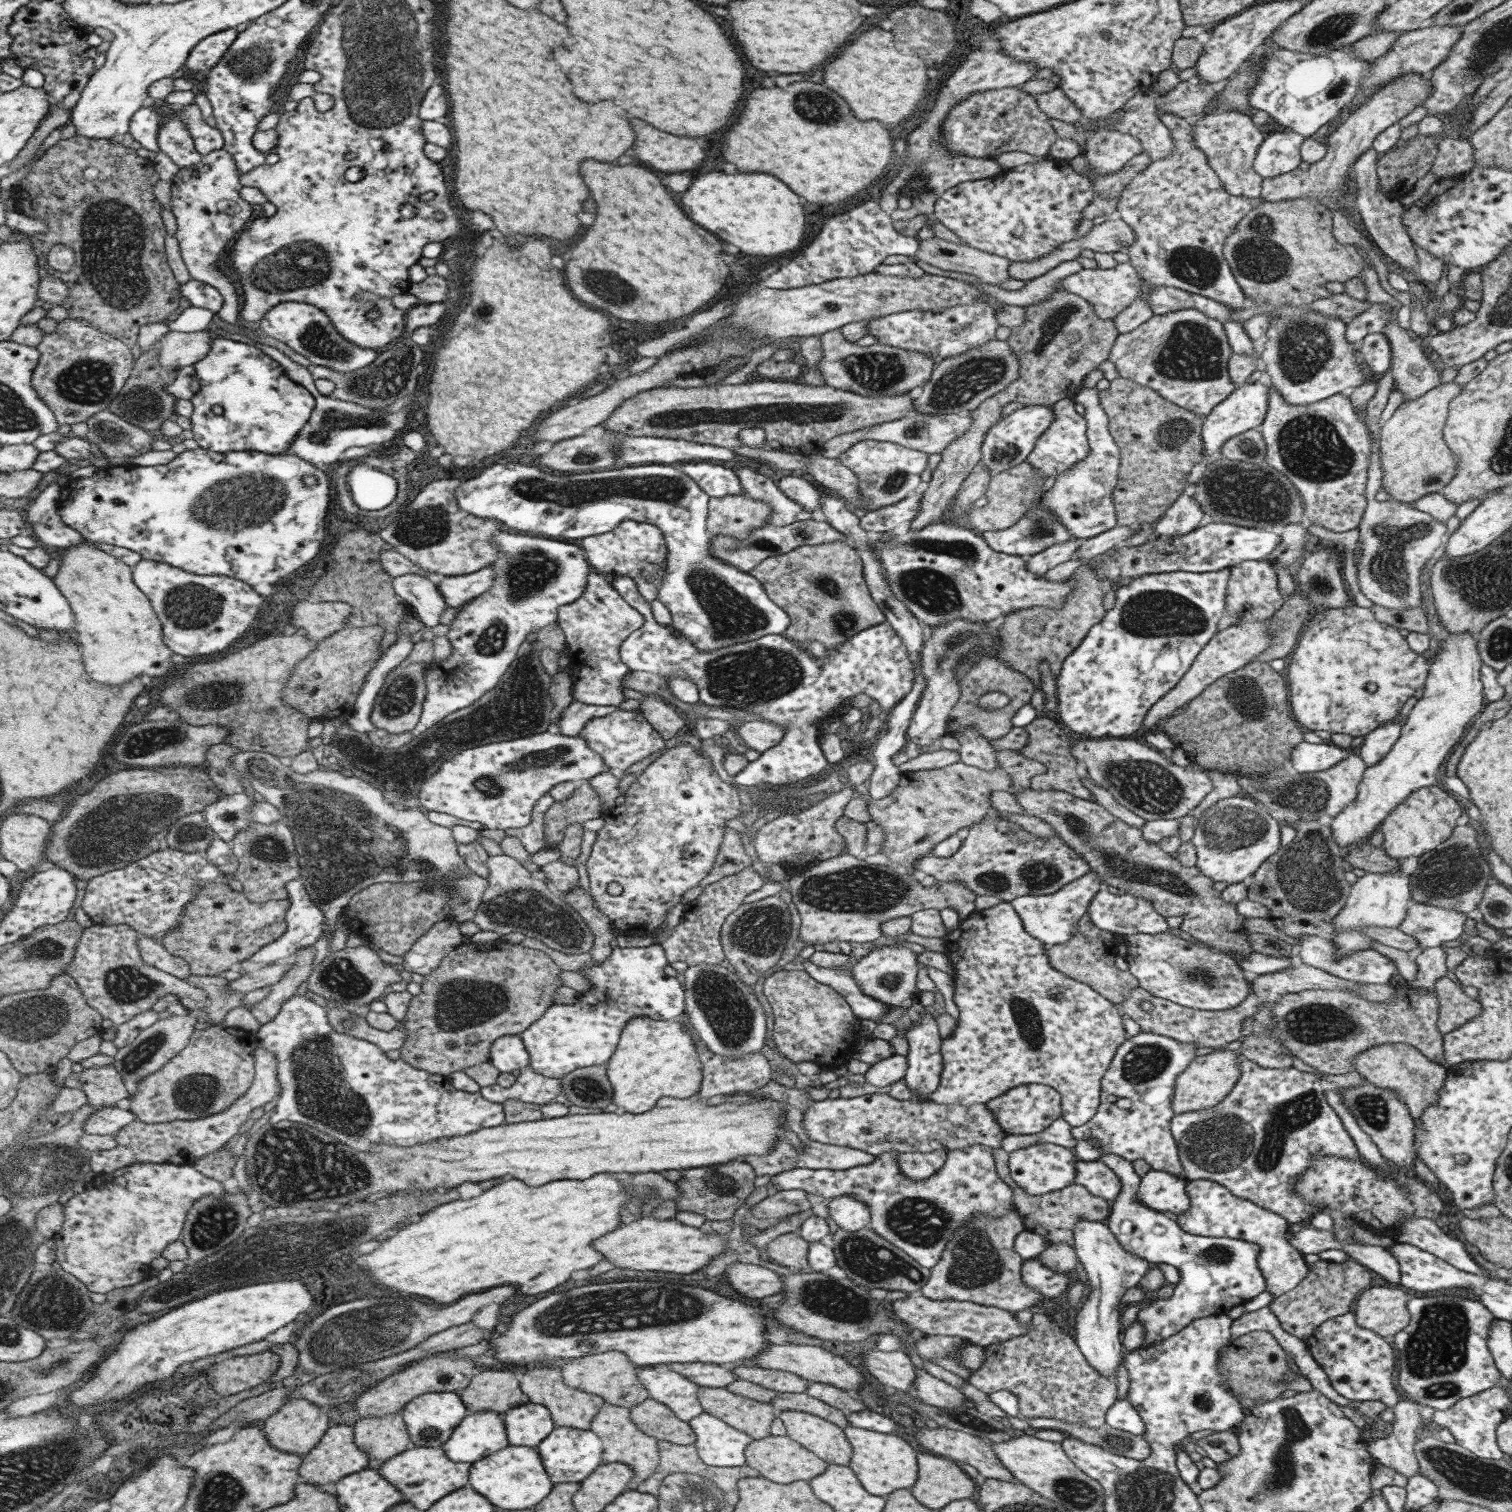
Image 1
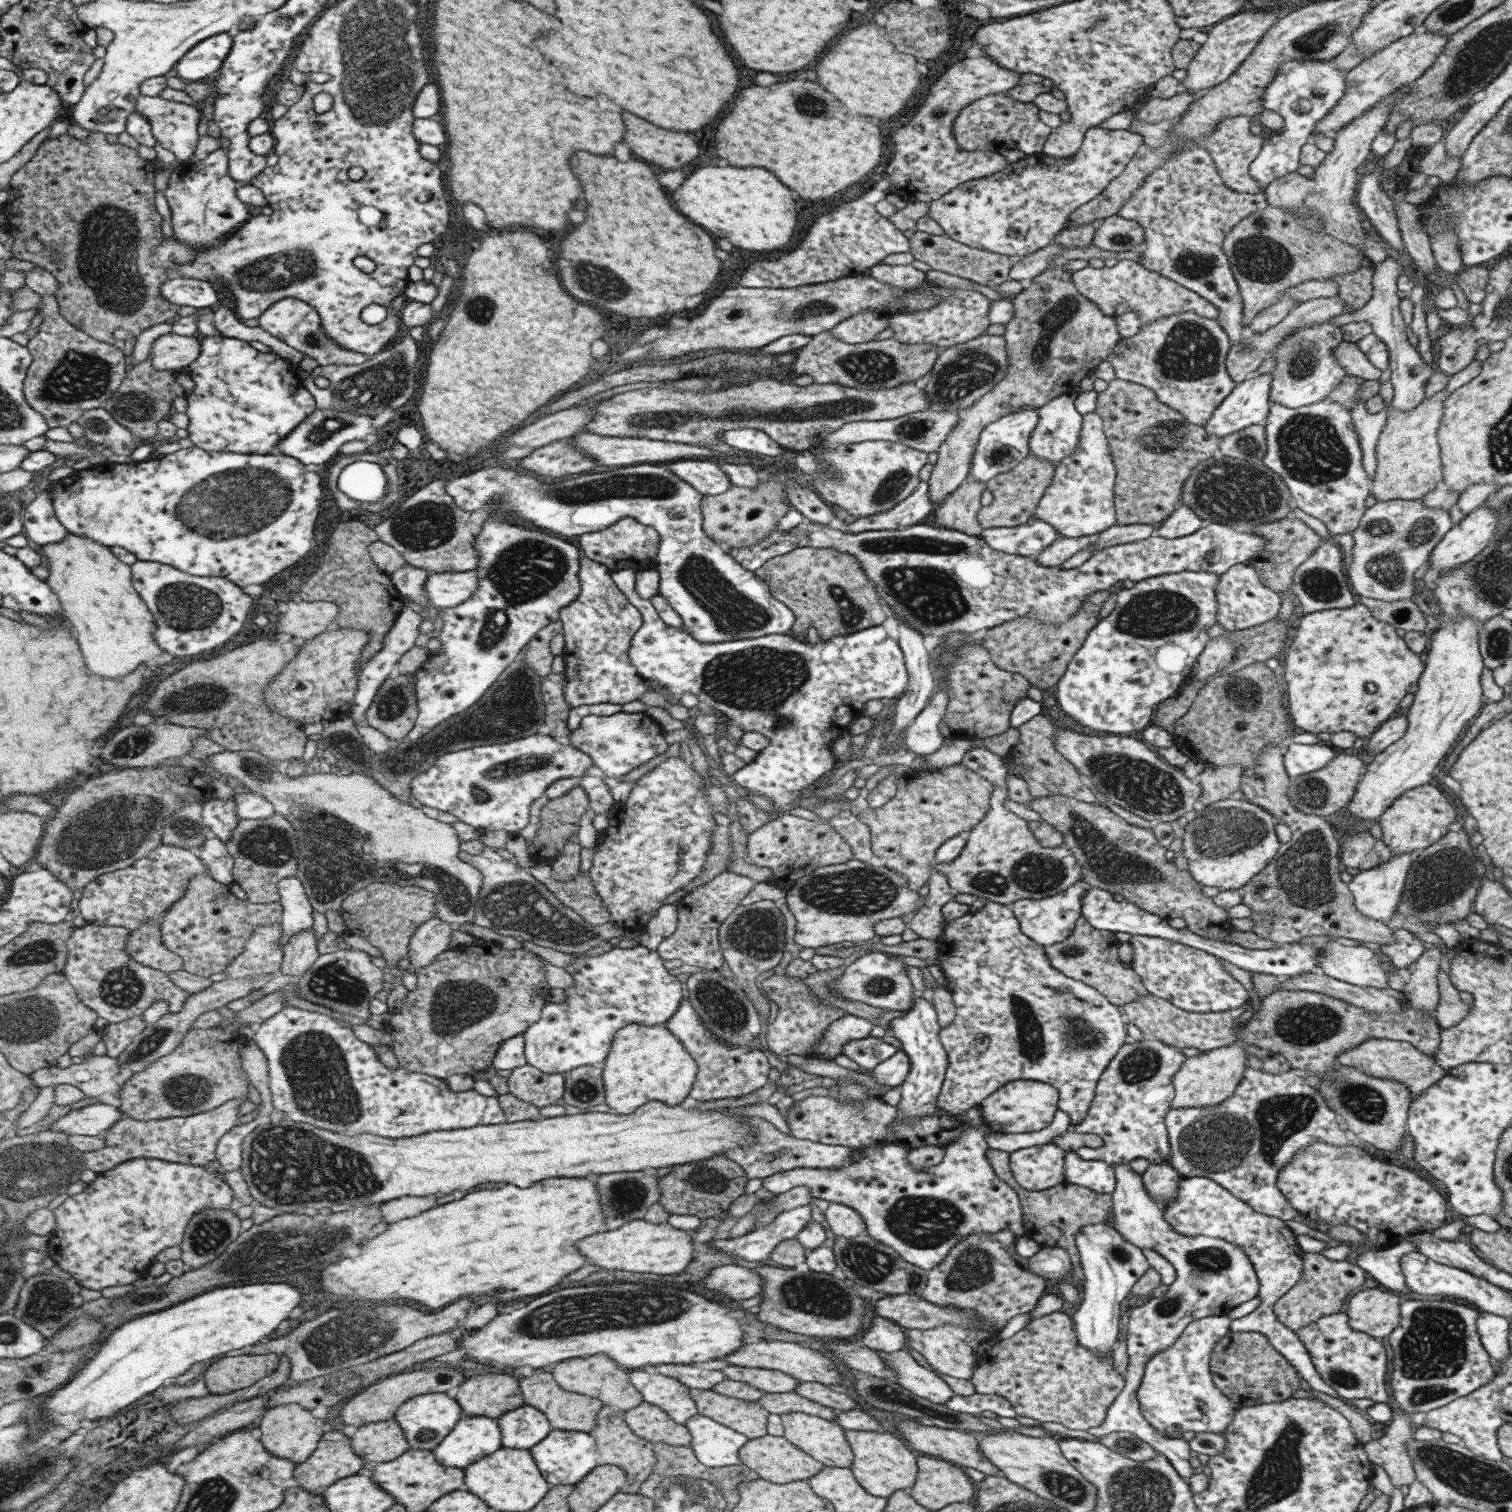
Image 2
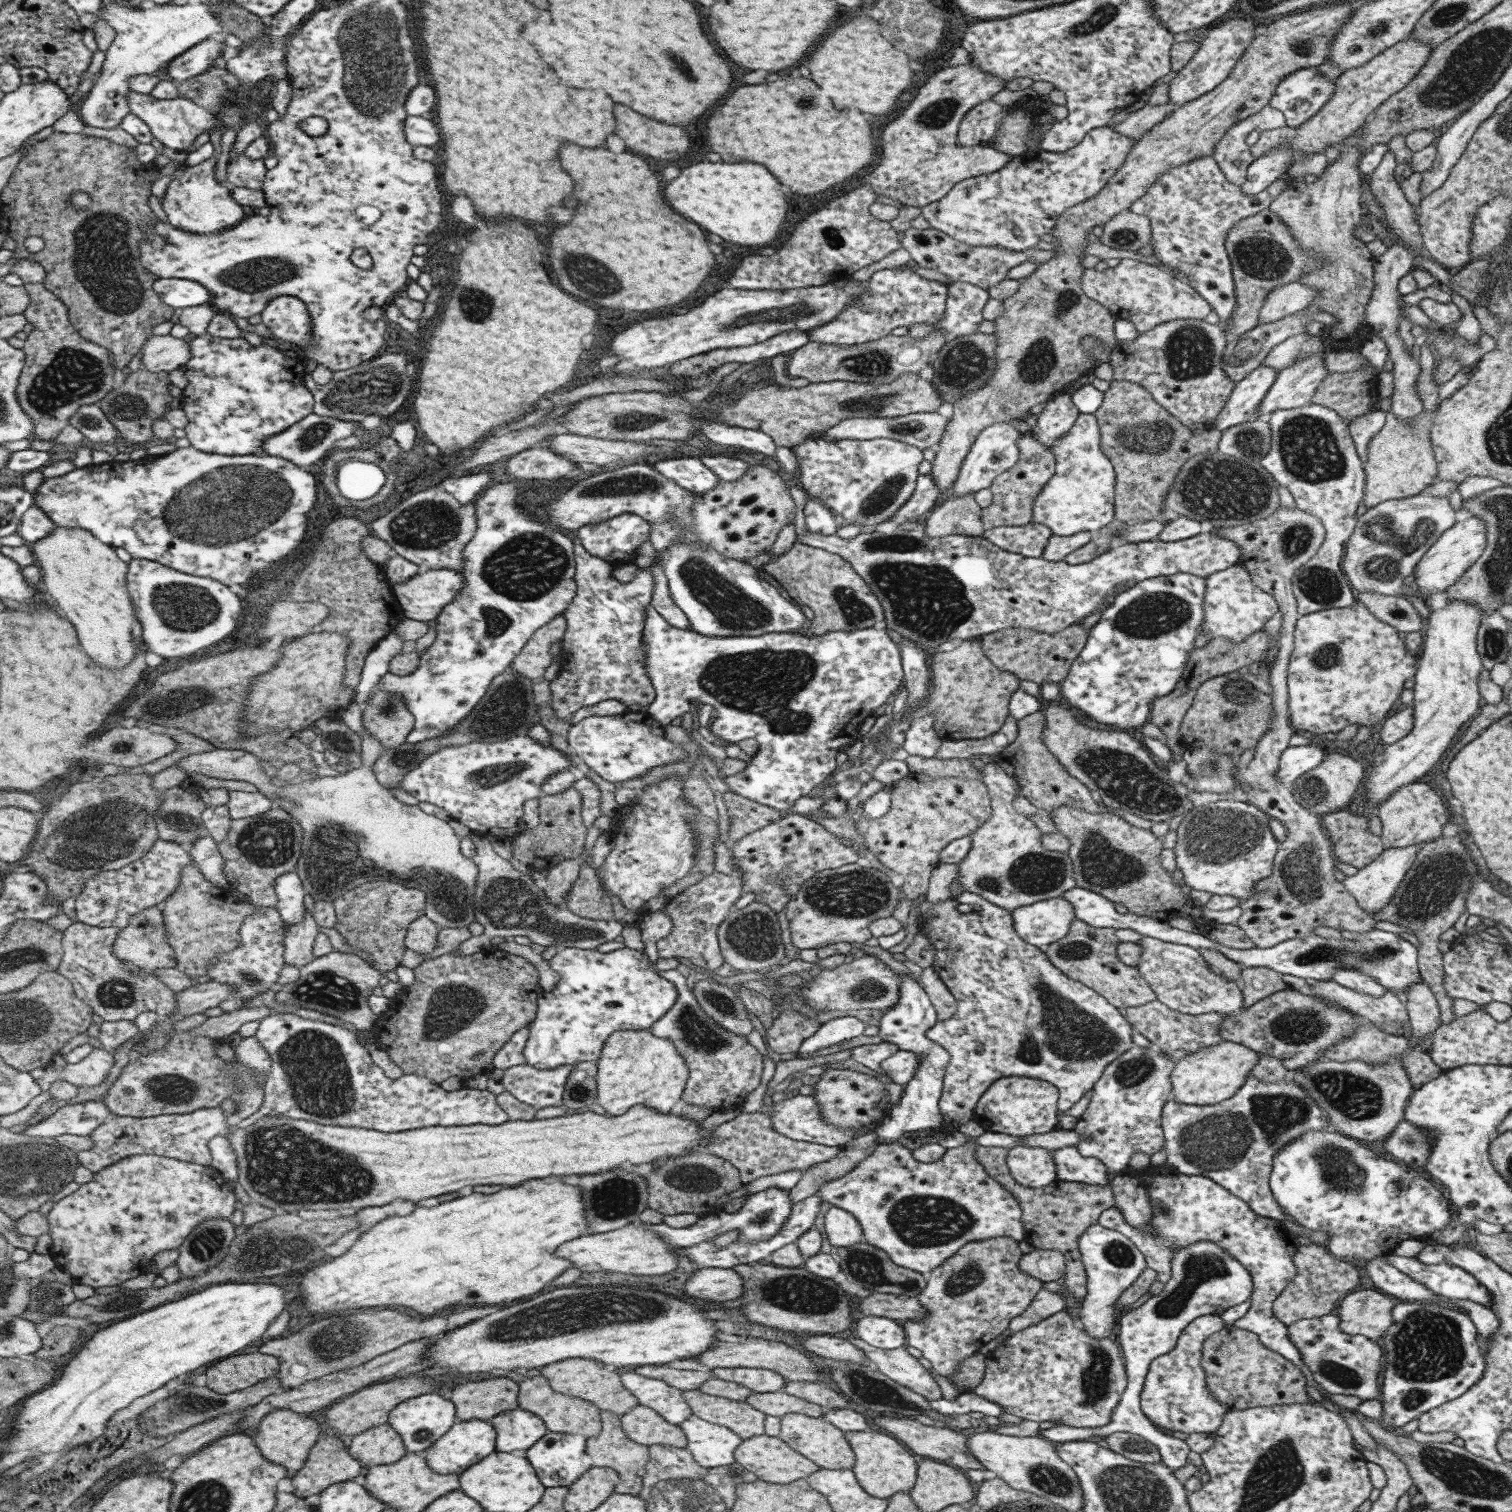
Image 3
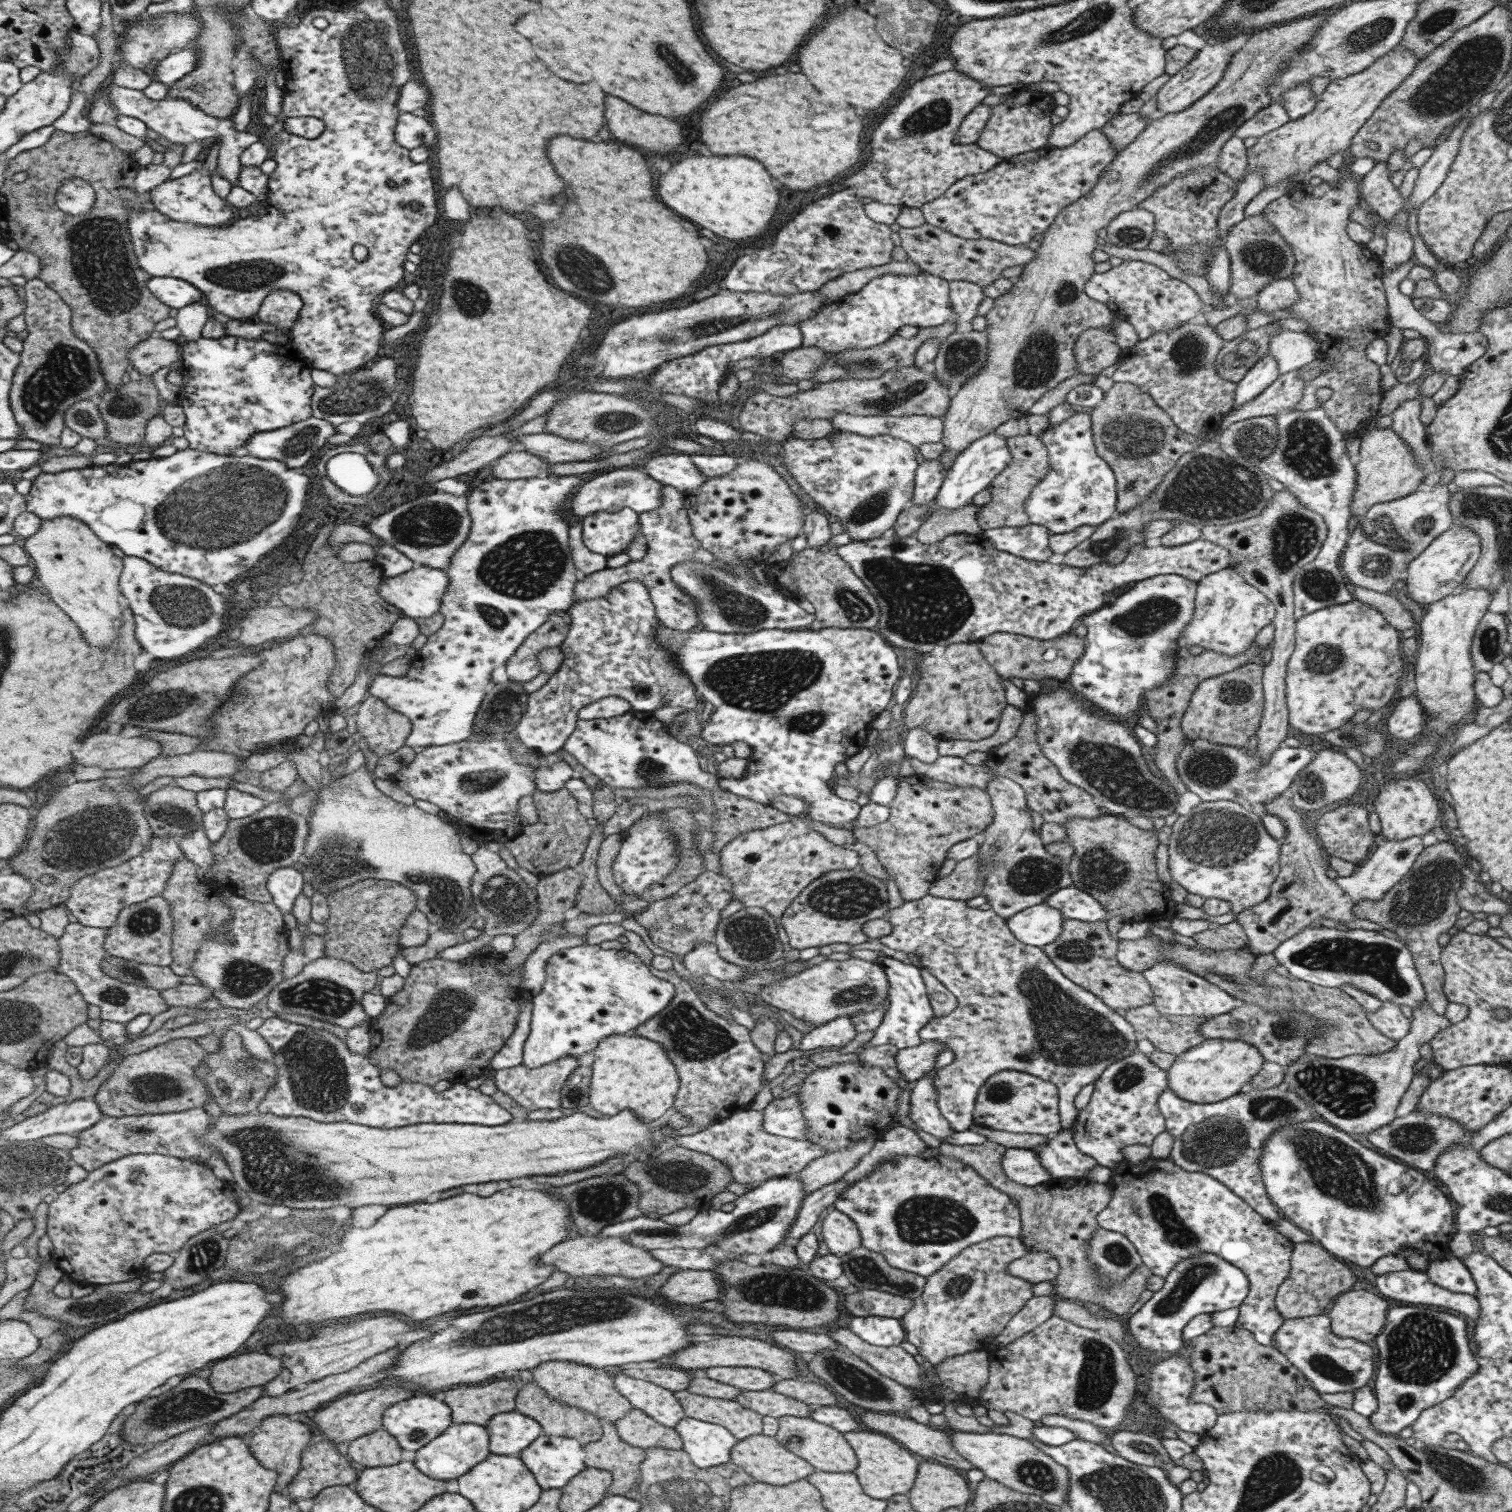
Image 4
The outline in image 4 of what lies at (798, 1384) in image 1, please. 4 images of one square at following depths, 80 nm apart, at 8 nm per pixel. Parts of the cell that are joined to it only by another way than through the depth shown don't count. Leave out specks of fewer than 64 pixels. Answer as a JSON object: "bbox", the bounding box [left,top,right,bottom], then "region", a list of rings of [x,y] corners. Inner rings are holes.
{"bbox":[705,1366,775,1391],"region":[[[714,1366],[706,1368],[705,1376],[743,1391],[767,1390],[775,1382],[769,1372],[765,1372],[760,1368],[742,1366]]]}

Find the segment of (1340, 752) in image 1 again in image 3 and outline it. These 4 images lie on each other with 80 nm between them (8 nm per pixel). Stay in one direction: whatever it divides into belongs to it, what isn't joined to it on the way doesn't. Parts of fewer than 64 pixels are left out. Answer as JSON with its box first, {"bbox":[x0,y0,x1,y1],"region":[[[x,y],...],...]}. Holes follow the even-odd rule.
{"bbox":[1275,744,1323,786],"region":[[[1313,744],[1288,746],[1279,755],[1275,779],[1285,786],[1291,785],[1299,776],[1314,769],[1323,755],[1323,751]]]}

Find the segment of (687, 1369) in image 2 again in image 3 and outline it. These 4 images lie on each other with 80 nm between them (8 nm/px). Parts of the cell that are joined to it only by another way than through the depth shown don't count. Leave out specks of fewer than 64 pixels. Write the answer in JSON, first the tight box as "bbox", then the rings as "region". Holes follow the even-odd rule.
{"bbox":[633,1365,712,1390],"region":[[[641,1365],[633,1367],[635,1374],[641,1374],[647,1378],[662,1379],[669,1386],[677,1390],[695,1390],[707,1379],[712,1379],[712,1372],[707,1373],[697,1370],[681,1370],[659,1365]]]}

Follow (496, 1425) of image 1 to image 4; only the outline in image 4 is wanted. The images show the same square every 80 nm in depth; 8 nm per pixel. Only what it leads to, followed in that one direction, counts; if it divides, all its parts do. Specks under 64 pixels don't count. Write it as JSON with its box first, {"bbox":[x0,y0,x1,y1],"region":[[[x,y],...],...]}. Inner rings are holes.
{"bbox":[415,1422,491,1481],"region":[[[473,1422],[453,1424],[445,1433],[440,1434],[434,1441],[418,1450],[415,1467],[419,1467],[419,1471],[433,1479],[441,1481],[457,1480],[470,1473],[475,1466],[485,1461],[491,1454],[488,1427]]]}

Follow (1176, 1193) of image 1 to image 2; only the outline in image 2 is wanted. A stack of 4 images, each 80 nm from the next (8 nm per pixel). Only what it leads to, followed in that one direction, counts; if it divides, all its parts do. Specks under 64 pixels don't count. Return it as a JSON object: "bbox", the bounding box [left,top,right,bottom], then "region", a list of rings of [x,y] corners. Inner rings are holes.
{"bbox":[1142,1164,1180,1209],"region":[[[1149,1164],[1142,1174],[1147,1193],[1161,1209],[1174,1199],[1180,1174],[1171,1165]]]}

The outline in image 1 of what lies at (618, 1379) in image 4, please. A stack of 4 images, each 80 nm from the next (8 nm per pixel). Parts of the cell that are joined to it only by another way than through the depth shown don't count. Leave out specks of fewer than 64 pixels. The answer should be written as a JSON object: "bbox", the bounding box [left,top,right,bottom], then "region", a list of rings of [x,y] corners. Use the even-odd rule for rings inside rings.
{"bbox":[637,1367,702,1422],"region":[[[651,1367],[640,1368],[637,1377],[645,1387],[648,1398],[663,1403],[683,1422],[702,1413],[696,1392],[699,1386],[679,1373],[676,1367],[659,1372]]]}

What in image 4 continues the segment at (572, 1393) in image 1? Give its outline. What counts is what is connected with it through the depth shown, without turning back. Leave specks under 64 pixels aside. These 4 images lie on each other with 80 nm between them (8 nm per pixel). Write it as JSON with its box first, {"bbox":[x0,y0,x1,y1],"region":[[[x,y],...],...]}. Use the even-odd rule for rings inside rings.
{"bbox":[518,1381,602,1447],"region":[[[532,1381],[522,1385],[518,1394],[518,1408],[521,1414],[526,1414],[534,1418],[543,1427],[543,1432],[547,1436],[565,1436],[577,1438],[585,1447],[591,1442],[599,1440],[602,1436],[602,1425],[599,1418],[595,1418],[580,1406],[572,1406],[555,1400],[544,1388]]]}

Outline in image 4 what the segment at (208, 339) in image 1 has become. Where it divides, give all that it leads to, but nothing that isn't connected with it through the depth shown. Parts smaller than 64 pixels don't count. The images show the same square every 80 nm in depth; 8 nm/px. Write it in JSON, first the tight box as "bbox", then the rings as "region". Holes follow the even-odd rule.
{"bbox":[130,335,183,375],"region":[[[154,335],[130,350],[131,367],[139,370],[141,375],[155,374],[159,368],[165,368],[179,359],[182,360],[179,345],[183,345],[180,340],[165,340]]]}

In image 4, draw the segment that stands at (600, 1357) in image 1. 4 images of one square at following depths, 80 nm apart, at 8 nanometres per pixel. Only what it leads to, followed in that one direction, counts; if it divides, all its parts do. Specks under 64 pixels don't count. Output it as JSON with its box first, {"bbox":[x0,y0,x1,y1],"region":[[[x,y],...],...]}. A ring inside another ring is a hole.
{"bbox":[532,1361,632,1423],"region":[[[549,1361],[536,1366],[532,1374],[533,1381],[544,1388],[555,1400],[572,1406],[580,1406],[599,1420],[614,1423],[632,1409],[631,1403],[618,1393],[617,1387],[614,1386],[613,1376],[607,1375],[605,1371],[597,1372],[595,1368],[576,1362]]]}

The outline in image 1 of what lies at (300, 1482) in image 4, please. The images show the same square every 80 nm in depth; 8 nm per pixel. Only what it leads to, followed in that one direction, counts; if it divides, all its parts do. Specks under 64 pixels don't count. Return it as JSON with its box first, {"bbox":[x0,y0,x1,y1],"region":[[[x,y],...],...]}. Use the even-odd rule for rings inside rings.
{"bbox":[302,1423,371,1485],"region":[[[335,1423],[323,1436],[322,1441],[304,1456],[302,1466],[302,1481],[315,1485],[333,1484],[341,1480],[343,1476],[350,1476],[367,1469],[371,1458],[361,1447],[355,1438],[354,1428],[348,1425]]]}

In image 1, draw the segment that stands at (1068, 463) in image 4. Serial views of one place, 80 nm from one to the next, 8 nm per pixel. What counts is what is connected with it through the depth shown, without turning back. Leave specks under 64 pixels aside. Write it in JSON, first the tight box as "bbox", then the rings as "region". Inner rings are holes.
{"bbox":[1042,387,1119,540],"region":[[[1081,387],[1072,400],[1084,406],[1088,455],[1051,480],[1045,488],[1042,504],[1059,518],[1059,523],[1073,539],[1085,540],[1117,525],[1112,494],[1118,481],[1119,449],[1109,434],[1106,414],[1098,403],[1097,389]]]}

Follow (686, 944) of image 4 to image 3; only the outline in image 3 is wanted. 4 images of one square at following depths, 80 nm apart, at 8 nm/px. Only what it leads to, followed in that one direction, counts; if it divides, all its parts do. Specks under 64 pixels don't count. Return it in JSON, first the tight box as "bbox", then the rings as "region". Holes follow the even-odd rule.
{"bbox":[654,871,743,971],"region":[[[713,871],[680,893],[672,893],[671,898],[660,908],[669,917],[670,931],[663,938],[656,940],[654,956],[687,958],[691,964],[707,971],[721,966],[723,962],[716,930],[718,924],[732,910],[734,902],[743,894],[741,887],[742,880],[739,876]]]}

